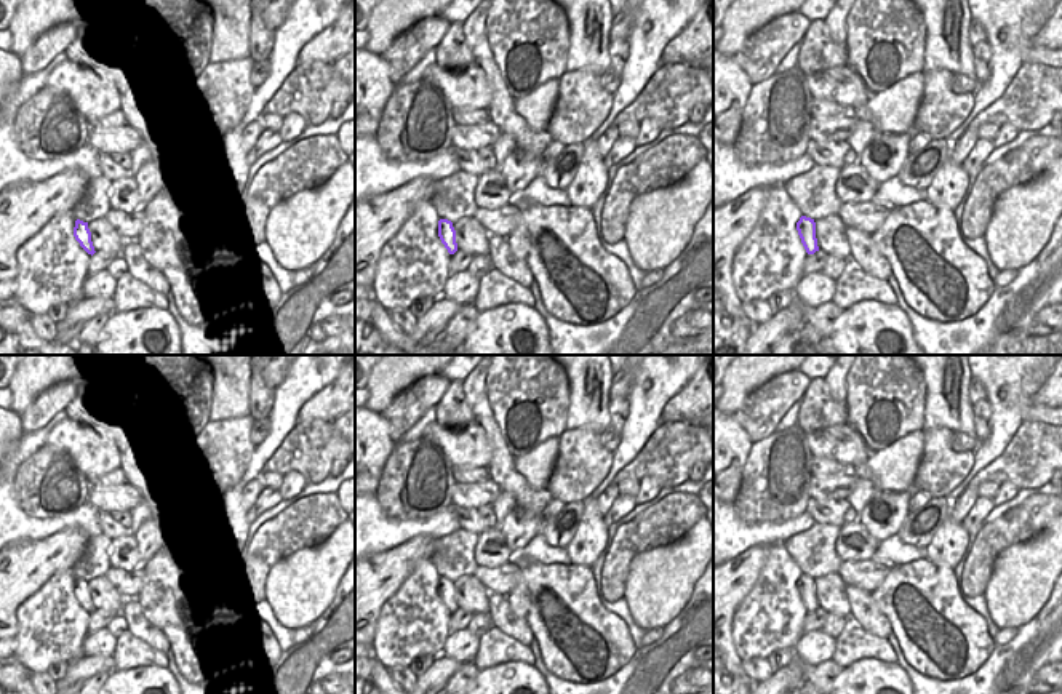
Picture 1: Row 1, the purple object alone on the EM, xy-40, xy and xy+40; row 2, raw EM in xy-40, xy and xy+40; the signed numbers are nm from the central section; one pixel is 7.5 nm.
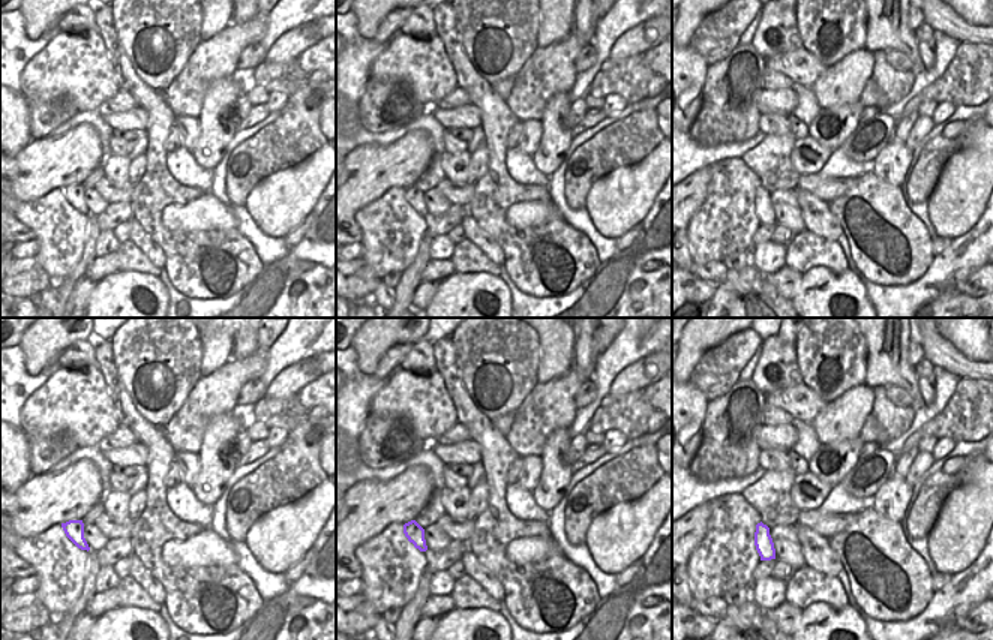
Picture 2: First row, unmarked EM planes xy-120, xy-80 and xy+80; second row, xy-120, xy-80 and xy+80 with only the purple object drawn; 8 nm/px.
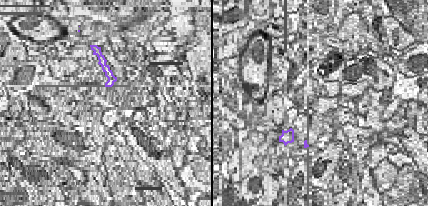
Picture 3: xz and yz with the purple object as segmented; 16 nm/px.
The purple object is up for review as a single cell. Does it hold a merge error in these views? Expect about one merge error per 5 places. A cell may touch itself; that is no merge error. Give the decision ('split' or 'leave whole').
leave whole

